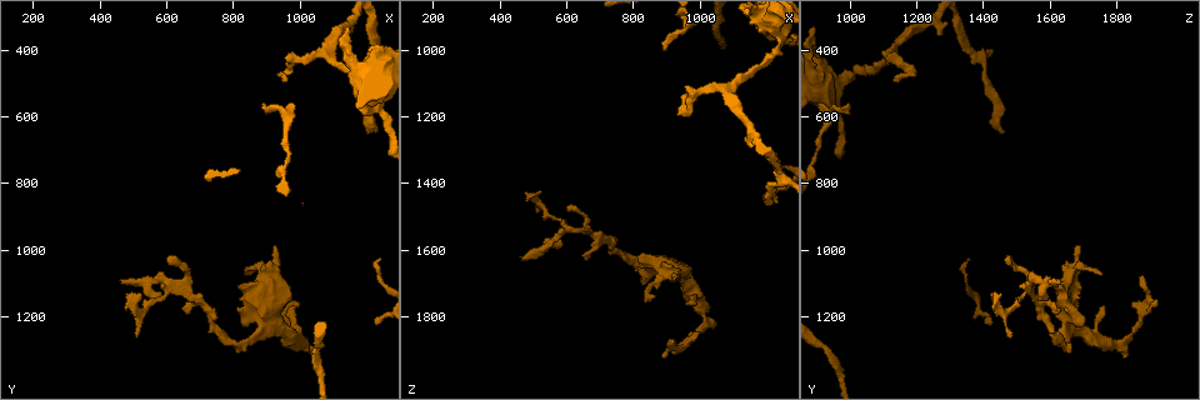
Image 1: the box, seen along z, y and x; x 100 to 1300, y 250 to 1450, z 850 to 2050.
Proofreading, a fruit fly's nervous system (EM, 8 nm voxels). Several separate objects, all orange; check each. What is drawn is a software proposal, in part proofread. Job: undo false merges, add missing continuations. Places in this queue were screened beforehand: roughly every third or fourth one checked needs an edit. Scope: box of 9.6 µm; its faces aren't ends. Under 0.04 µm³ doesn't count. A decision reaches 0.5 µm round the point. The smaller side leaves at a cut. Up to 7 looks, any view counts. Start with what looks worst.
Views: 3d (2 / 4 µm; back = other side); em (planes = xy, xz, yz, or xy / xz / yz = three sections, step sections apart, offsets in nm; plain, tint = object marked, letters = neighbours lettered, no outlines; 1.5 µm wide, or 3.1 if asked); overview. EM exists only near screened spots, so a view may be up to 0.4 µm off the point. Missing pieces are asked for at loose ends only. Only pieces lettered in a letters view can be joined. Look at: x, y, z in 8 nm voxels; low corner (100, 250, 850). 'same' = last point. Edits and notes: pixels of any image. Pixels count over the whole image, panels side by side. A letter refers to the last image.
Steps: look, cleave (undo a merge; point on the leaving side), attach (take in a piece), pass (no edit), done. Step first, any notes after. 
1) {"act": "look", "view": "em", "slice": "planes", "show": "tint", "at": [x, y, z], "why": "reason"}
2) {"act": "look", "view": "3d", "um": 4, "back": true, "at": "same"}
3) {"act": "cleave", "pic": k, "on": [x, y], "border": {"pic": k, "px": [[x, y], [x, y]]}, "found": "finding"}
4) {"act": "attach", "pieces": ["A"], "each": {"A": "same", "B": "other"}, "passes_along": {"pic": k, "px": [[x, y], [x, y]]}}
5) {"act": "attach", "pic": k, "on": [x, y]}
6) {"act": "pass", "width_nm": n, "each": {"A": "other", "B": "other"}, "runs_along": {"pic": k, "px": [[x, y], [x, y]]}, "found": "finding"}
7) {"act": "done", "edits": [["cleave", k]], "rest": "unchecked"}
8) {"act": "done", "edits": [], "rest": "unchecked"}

{"act": "look", "view": "em", "slice": "planes", "show": "letters", "at": [920, 990, 1680], "why": "free end"}

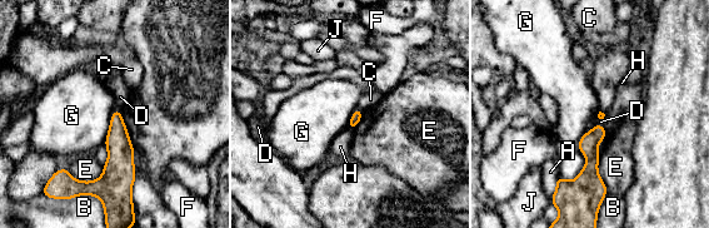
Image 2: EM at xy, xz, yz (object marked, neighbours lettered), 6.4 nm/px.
{"act": "pass", "each": {"A": "other", "B": "other", "C": "other", "D": "other", "E": "other", "F": "other", "G": "other", "H": "other", "J": "other"}, "found": "no lettered piece goes on from it"}

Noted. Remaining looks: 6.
{"act": "look", "view": "em", "slice": "xy", "step": 4, "show": "tint", "at": [670, 1200, 1630], "why": "an open end"}

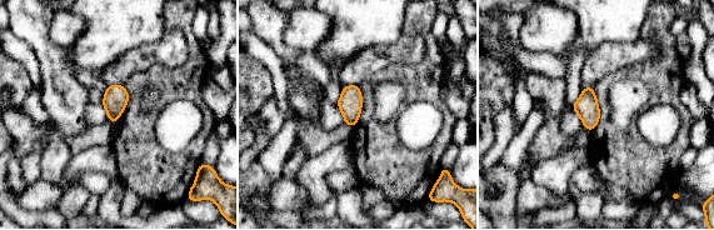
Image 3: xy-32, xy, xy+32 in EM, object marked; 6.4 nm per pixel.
{"act": "look", "view": "em", "slice": "planes", "show": "letters", "at": "same"}

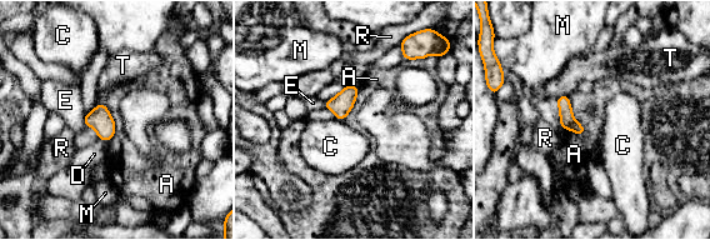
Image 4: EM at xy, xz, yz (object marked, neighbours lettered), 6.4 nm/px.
{"act": "pass", "each": {"A": "other", "C": "other", "D": "other", "E": "other", "M": "other", "R": "other", "T": "other"}, "border": {"pic": 4, "px": [[566, 95], [585, 129], [581, 135]]}, "found": "no lettered piece goes on from it"}

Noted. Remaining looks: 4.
{"act": "look", "view": "3d", "um": 4, "at": [460, 1100, 1620], "why": "tapers out"}

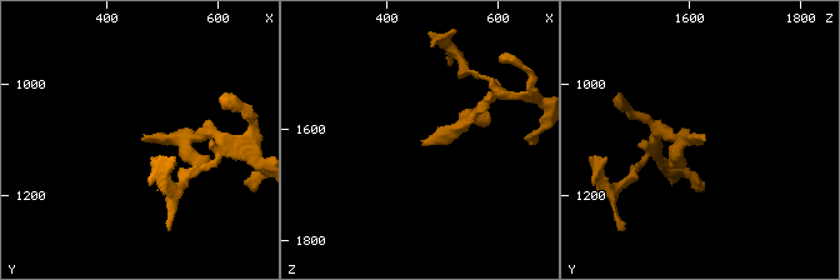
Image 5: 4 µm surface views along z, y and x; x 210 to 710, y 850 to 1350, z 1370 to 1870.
{"act": "look", "view": "em", "slice": "xz", "step": 4, "show": "tint", "at": [465, 1100, 1630]}

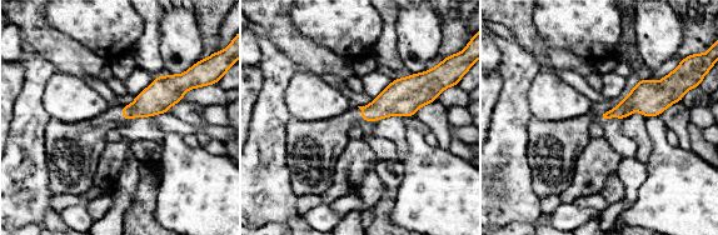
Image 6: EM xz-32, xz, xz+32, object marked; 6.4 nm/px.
{"act": "look", "view": "em", "slice": "planes", "show": "letters", "at": "same"}

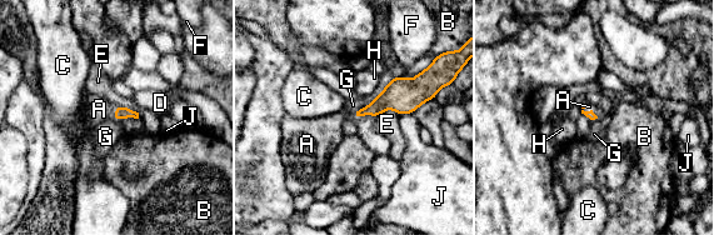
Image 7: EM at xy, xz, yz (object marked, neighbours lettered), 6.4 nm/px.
{"act": "attach", "pieces": ["A"], "longest_contact_nm": ["E", 180], "each": {"A": "same", "B": "other", "C": "other", "D": "other", "E": "other", "F": "other", "G": "other", "H": "other", "J": "other"}, "passes_along": {"pic": 7, "px": [[589, 114], [588, 111], [589, 106]]}, "found": "the neuron continues"}

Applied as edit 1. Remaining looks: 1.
{"act": "done", "edits": [["attach", 7]], "rest": "unchecked"}

